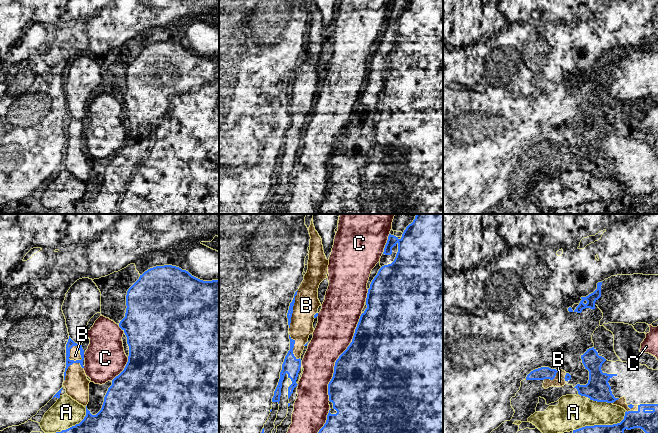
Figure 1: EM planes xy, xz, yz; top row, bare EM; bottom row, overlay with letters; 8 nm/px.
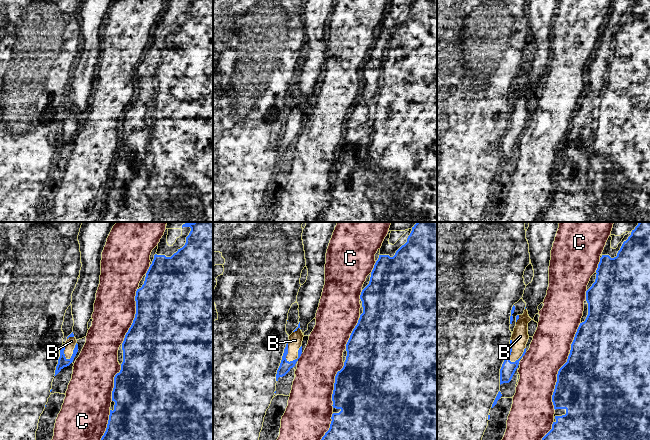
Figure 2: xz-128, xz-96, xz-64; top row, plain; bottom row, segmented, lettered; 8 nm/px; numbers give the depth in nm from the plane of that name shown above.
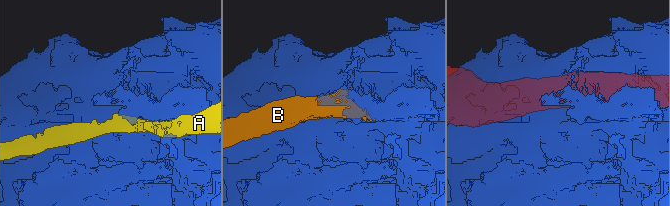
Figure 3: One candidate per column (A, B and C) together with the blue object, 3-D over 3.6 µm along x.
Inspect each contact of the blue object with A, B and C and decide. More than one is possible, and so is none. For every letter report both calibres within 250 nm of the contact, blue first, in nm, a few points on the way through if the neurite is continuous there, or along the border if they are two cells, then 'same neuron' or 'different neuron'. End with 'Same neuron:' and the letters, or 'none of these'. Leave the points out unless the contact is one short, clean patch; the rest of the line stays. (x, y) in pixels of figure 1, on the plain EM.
A: 190 nm thick on the blue side, 280 nm on the other; different neuron
B: 60 nm thick on the blue side, 80 nm on the other; different neuron
C: 500 nm thick on the blue side, 300 nm on the other; different neuron
Same neuron: none of these

